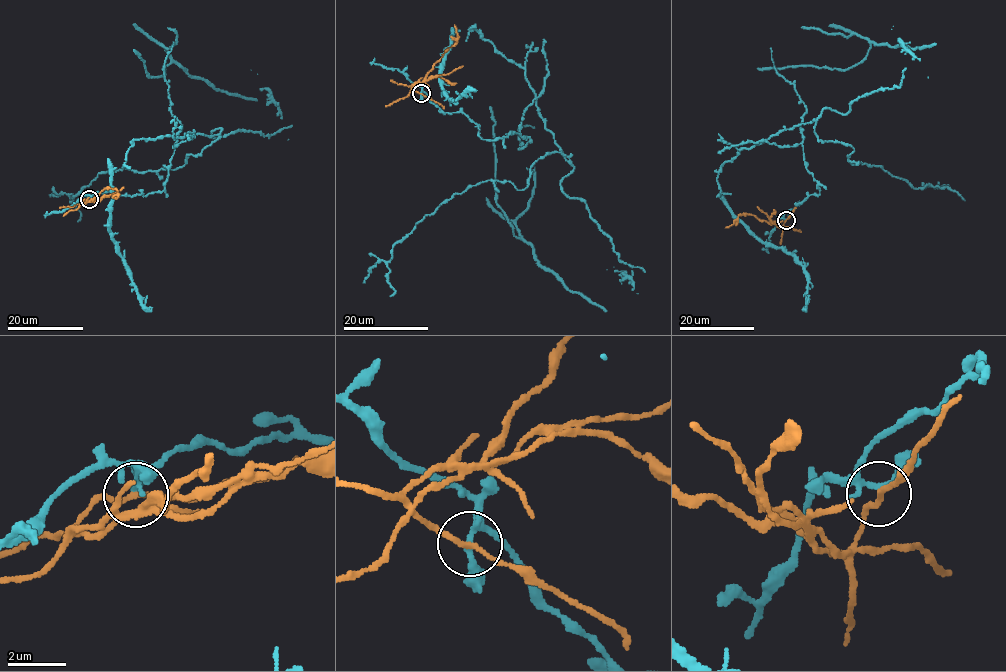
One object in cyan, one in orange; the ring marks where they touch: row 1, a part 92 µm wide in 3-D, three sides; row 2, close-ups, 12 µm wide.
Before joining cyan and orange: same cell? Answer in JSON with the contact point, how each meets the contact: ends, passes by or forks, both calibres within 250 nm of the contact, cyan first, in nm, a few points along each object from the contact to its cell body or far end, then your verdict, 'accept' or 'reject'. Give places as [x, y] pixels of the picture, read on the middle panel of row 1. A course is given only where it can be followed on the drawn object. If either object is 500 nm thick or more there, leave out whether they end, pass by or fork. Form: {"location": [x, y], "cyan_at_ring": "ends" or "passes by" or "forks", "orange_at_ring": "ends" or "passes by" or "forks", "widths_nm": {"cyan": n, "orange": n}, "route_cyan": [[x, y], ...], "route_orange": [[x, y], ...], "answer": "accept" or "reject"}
{"location": [421, 93], "cyan_at_ring": "forks", "orange_at_ring": "passes by", "widths_nm": {"cyan": 190, "orange": 160}, "route_cyan": [[421, 93], [498, 139], [540, 95], [569, 159], [442, 202], [392, 247], [390, 296]], "route_orange": [[421, 93], [412, 88], [458, 42], [454, 24]], "answer": "reject"}

